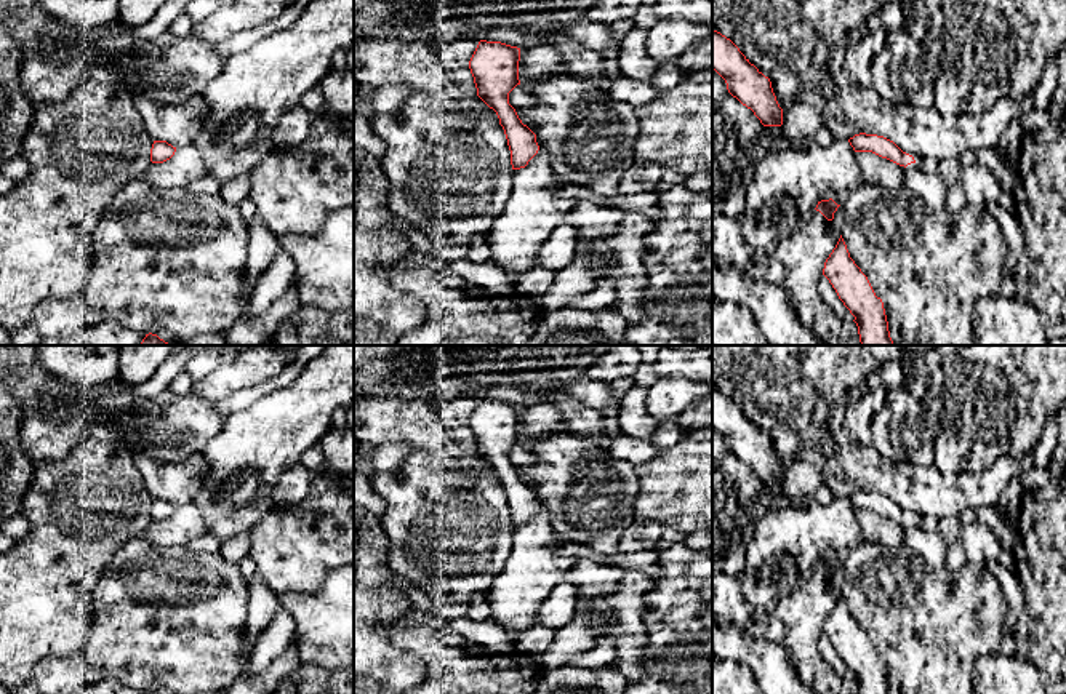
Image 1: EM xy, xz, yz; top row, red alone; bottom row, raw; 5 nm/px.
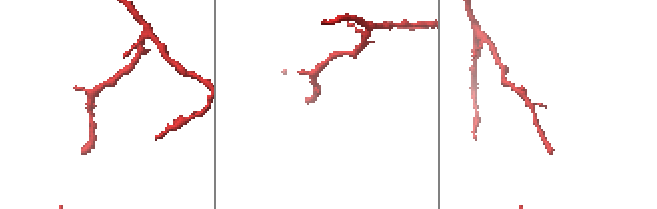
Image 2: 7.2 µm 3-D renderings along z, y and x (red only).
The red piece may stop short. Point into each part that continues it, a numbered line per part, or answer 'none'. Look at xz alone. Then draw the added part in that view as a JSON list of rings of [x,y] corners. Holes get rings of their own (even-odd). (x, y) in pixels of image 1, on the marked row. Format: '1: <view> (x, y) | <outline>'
none

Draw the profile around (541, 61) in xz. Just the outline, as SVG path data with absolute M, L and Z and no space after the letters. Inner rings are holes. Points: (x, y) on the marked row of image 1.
M543 42L533 46L520 48L519 80L541 82L567 72L567 61L562 58L559 46Z

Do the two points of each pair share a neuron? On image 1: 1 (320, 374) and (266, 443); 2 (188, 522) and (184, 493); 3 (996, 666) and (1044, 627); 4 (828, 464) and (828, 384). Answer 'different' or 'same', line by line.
1: same
2: different
3: different
4: same

